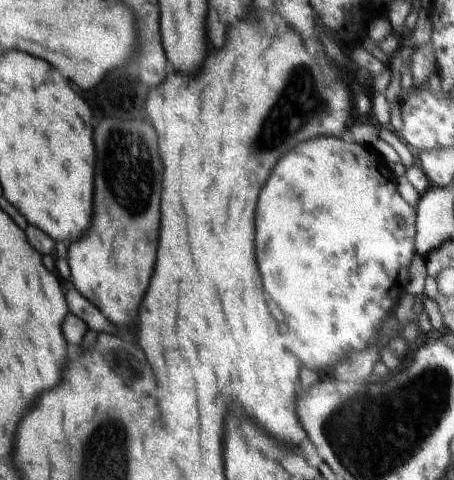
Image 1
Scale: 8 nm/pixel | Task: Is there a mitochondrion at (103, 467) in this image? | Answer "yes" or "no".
yes

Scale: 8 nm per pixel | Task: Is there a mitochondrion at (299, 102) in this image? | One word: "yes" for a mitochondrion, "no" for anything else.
yes

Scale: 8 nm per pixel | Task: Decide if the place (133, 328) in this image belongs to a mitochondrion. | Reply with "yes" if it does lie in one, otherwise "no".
no

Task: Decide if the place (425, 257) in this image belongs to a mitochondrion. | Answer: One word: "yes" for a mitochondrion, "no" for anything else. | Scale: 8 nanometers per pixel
no

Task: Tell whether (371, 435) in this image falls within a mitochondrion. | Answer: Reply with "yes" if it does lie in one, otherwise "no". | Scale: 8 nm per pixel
yes

